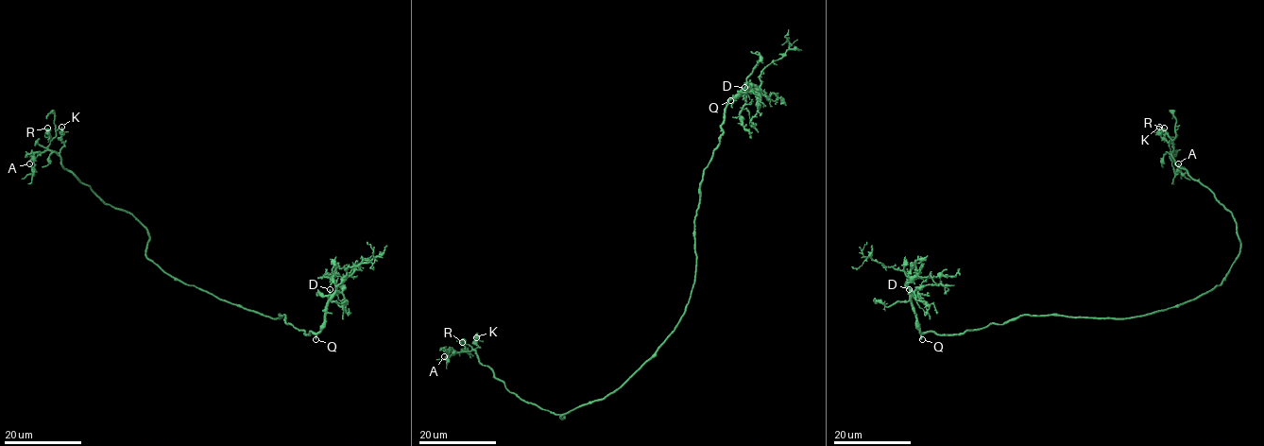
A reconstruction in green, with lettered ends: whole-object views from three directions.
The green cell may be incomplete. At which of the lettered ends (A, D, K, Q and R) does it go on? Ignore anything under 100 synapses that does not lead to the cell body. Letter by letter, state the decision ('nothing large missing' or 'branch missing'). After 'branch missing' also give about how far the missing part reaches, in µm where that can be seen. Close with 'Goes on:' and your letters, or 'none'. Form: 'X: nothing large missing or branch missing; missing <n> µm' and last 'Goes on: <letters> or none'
A: nothing large missing
D: nothing large missing
K: nothing large missing
Q: branch missing; missing 70 µm
R: nothing large missing
Goes on: Q

